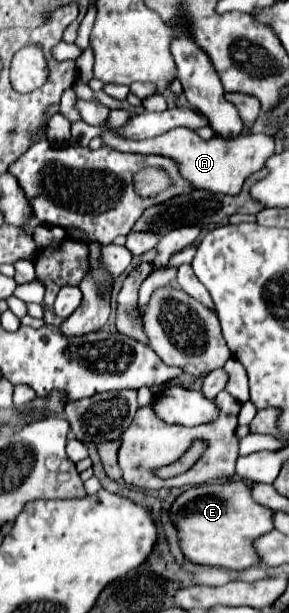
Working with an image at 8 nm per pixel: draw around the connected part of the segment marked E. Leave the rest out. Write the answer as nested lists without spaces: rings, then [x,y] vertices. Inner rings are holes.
[[[243,481],[207,483],[183,491],[171,503],[169,519],[177,529],[179,547],[185,559],[195,565],[211,565],[231,571],[257,565],[259,557],[253,549],[253,541],[273,529],[271,511],[253,501],[251,489]]]

